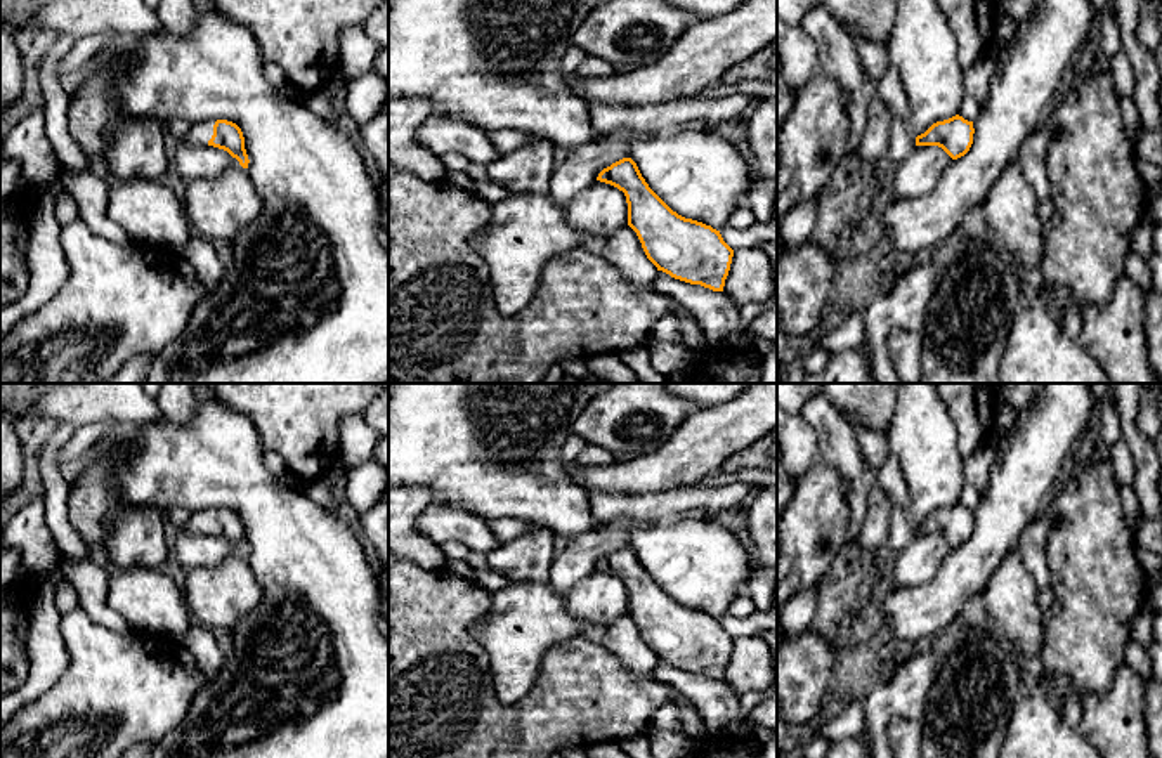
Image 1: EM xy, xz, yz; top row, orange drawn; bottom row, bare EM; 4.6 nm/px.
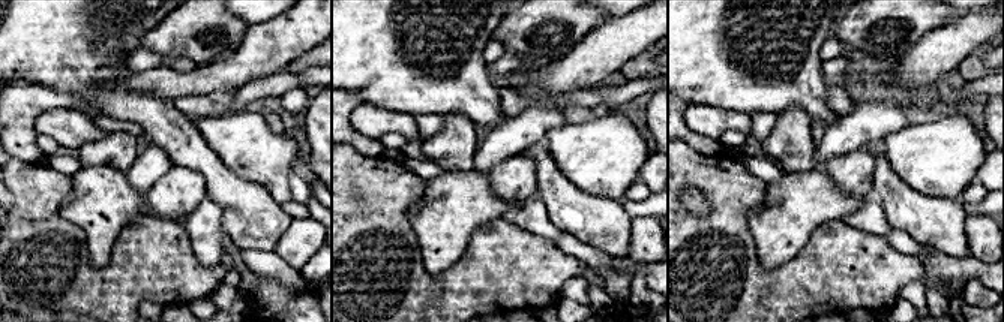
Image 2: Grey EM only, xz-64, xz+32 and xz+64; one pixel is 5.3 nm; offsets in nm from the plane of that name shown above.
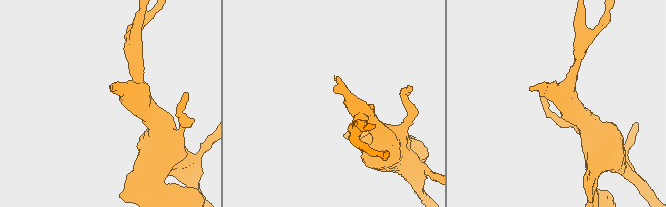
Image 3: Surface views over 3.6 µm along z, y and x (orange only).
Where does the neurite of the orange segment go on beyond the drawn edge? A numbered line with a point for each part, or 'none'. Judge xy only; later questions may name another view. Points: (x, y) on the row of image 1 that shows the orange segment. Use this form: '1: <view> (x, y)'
1: xy (200, 132)

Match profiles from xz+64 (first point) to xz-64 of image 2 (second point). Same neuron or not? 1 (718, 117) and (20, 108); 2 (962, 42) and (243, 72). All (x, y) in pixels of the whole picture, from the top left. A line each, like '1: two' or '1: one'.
1: two
2: one

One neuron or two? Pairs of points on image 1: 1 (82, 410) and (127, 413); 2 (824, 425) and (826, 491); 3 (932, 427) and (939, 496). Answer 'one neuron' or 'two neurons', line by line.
1: one neuron
2: two neurons
3: one neuron

